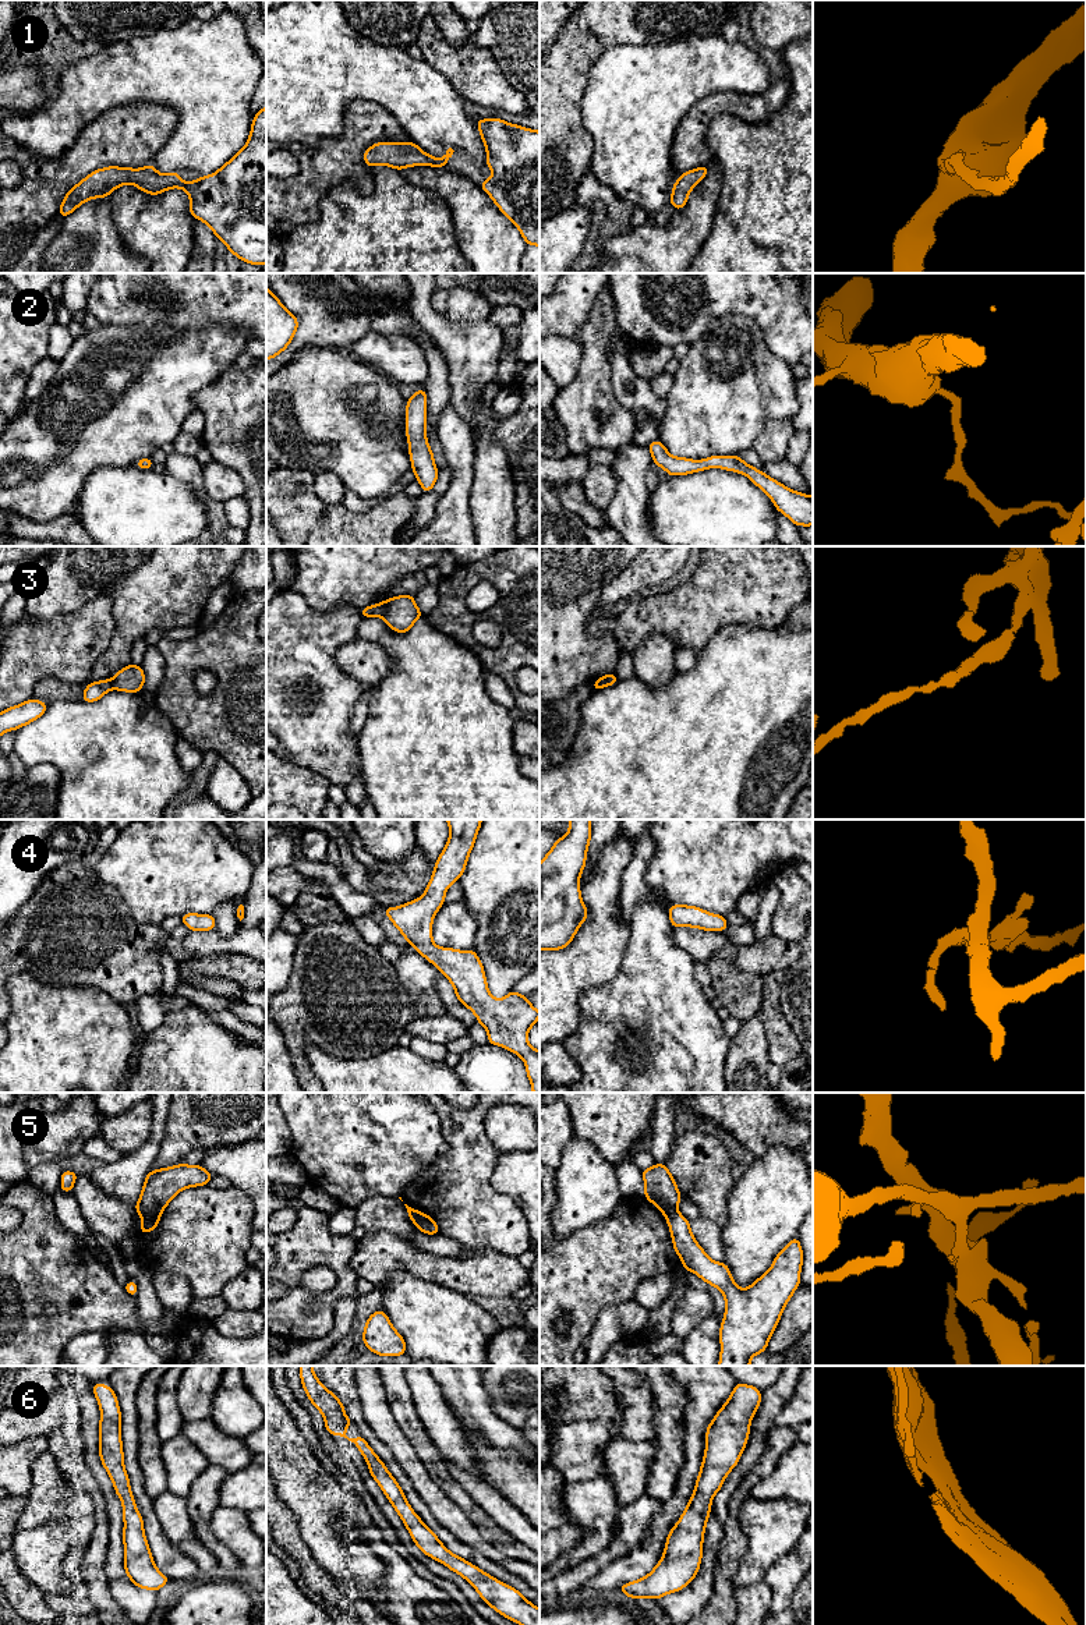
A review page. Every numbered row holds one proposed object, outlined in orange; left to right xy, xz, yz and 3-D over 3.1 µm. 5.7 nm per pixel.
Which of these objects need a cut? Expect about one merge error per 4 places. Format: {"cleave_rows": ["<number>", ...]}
{"cleave_rows": ["3", "5"]}

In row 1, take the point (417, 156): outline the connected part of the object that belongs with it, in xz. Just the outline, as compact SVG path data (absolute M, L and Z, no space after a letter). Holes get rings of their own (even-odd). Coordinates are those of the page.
M413 141L408 144L378 142L364 152L364 163L367 167L383 164L396 170L422 164L441 169L446 166L453 152L454 151L449 148L442 159L436 159L422 152Z

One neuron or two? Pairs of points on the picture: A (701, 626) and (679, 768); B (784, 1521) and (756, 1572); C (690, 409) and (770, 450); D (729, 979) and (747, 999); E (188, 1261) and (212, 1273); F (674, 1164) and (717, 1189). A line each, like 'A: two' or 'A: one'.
A: two
B: one
C: two
D: one
E: one
F: one

